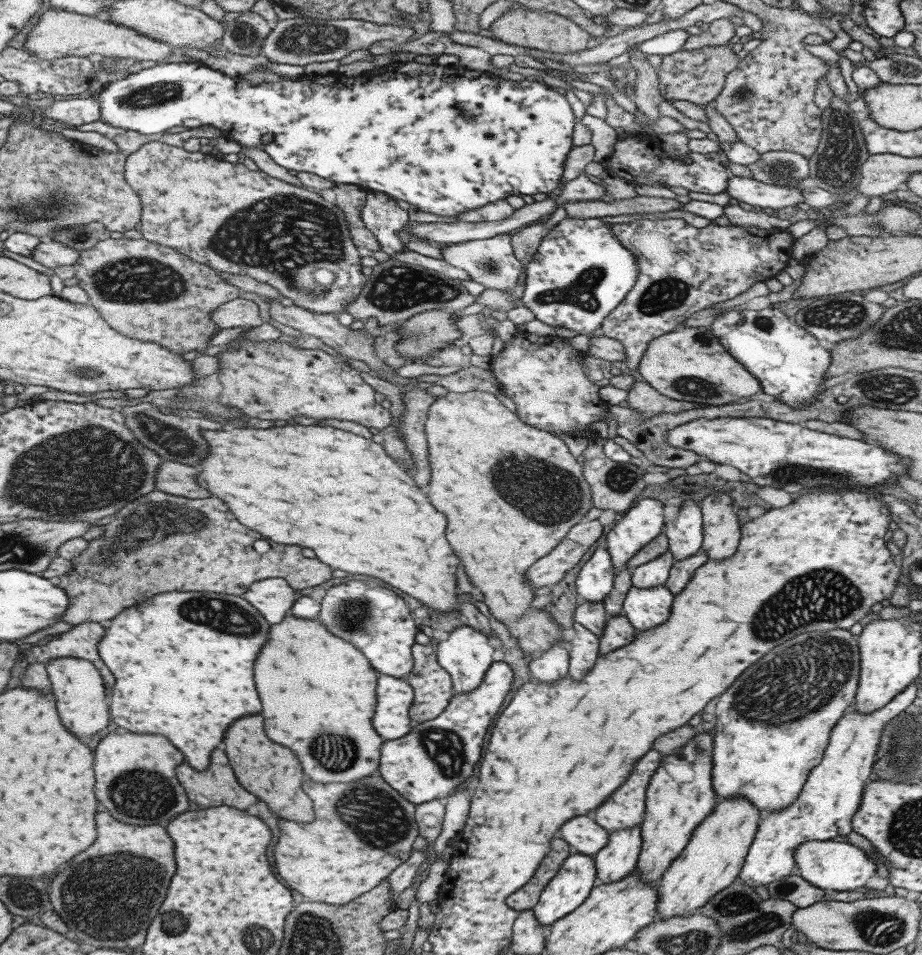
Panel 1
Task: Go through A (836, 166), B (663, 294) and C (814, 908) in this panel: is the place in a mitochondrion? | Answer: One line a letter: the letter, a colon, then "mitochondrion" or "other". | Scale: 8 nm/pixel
A: mitochondrion
B: mitochondrion
C: other

